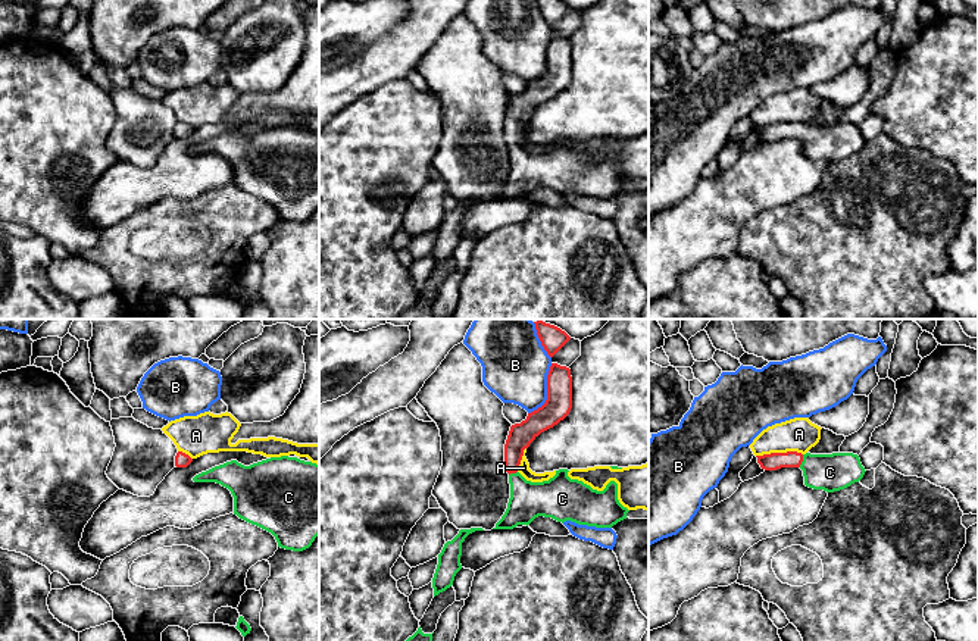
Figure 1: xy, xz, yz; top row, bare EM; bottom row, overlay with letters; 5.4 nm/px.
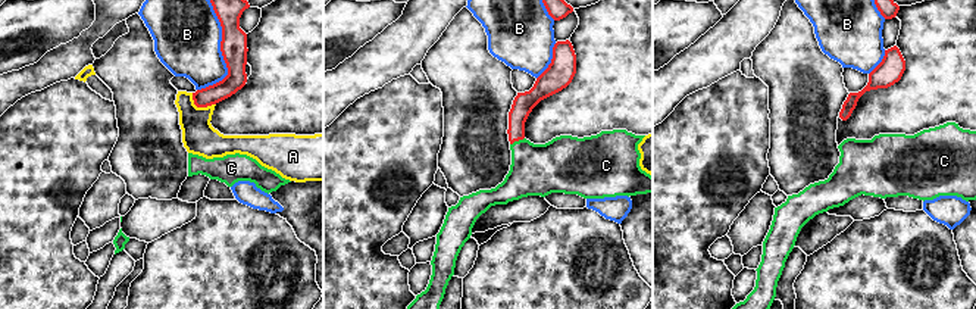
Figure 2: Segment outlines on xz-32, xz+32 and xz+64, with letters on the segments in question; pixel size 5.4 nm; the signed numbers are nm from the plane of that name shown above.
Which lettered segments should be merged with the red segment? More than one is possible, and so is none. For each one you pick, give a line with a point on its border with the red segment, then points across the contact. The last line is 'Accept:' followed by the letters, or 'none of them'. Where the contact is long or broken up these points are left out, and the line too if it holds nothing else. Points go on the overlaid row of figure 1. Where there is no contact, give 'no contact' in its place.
C: contact yz (802, 460); way yz (791, 459), (802, 460), (819, 471), (830, 472)
Accept: C

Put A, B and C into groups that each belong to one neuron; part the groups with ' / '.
A / B / C

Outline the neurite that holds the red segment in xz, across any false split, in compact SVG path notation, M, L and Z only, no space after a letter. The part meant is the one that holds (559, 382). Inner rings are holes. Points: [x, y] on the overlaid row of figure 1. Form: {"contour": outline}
{"contour": "M552 363L547 375L547 400L537 410L528 413L521 423L510 426L504 444L504 470L509 473L510 498L502 519L493 529L513 529L518 525L529 525L535 518L552 518L557 522L575 522L578 525L612 528L618 522L627 519L629 512L618 500L618 484L610 481L603 491L593 490L590 485L568 476L568 469L556 470L549 481L527 481L518 470L524 456L524 450L544 431L553 428L563 420L572 409L572 376L571 369Z"}

